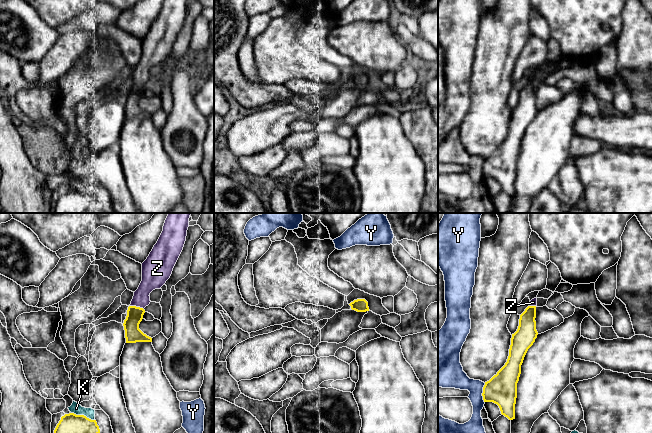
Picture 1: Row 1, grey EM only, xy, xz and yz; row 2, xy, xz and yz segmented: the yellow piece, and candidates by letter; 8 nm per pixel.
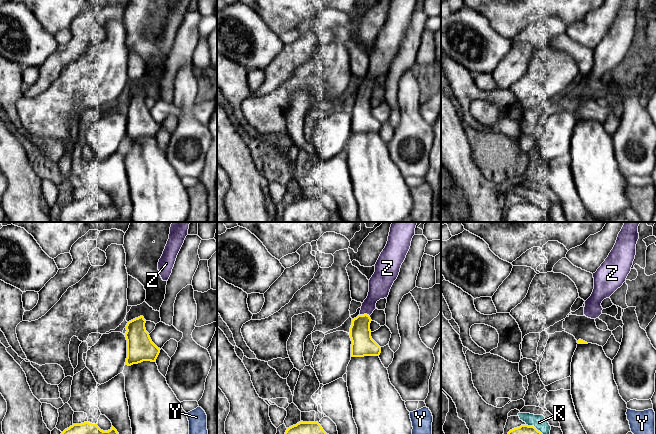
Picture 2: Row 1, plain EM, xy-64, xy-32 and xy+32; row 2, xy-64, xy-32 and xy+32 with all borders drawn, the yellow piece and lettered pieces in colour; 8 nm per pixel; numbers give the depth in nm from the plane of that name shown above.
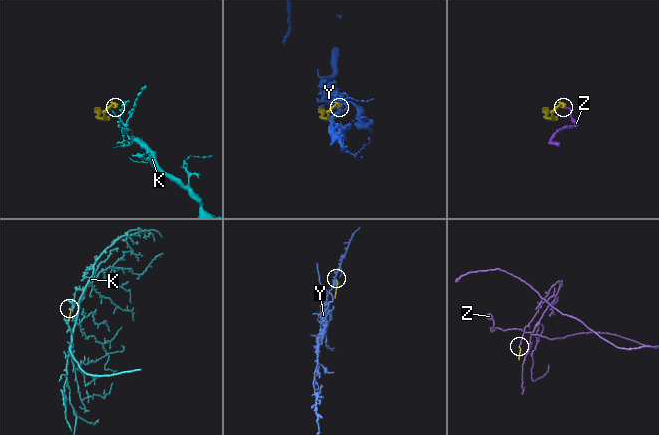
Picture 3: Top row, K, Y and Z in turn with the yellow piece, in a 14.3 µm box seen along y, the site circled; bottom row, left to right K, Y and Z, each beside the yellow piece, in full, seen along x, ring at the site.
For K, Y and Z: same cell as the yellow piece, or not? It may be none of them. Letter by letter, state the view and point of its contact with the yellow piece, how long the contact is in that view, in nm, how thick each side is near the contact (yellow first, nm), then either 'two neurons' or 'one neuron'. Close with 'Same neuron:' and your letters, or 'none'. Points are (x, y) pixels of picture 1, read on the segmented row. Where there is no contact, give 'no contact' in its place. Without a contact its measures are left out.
K: meets yellow in xy at (83, 415); contact 200 nm long; 160 nm thick on the yellow side, 90 nm on the other; two neurons
Y: meets yellow in yz at (482, 393); contact 160 nm long; 240 nm thick on the yellow side, 160 nm on the other; two neurons
Z: meets yellow in xy at (137, 307); contact 120 nm long; 140 nm thick on the yellow side, 160 nm on the other; one neuron
Same neuron: Z

